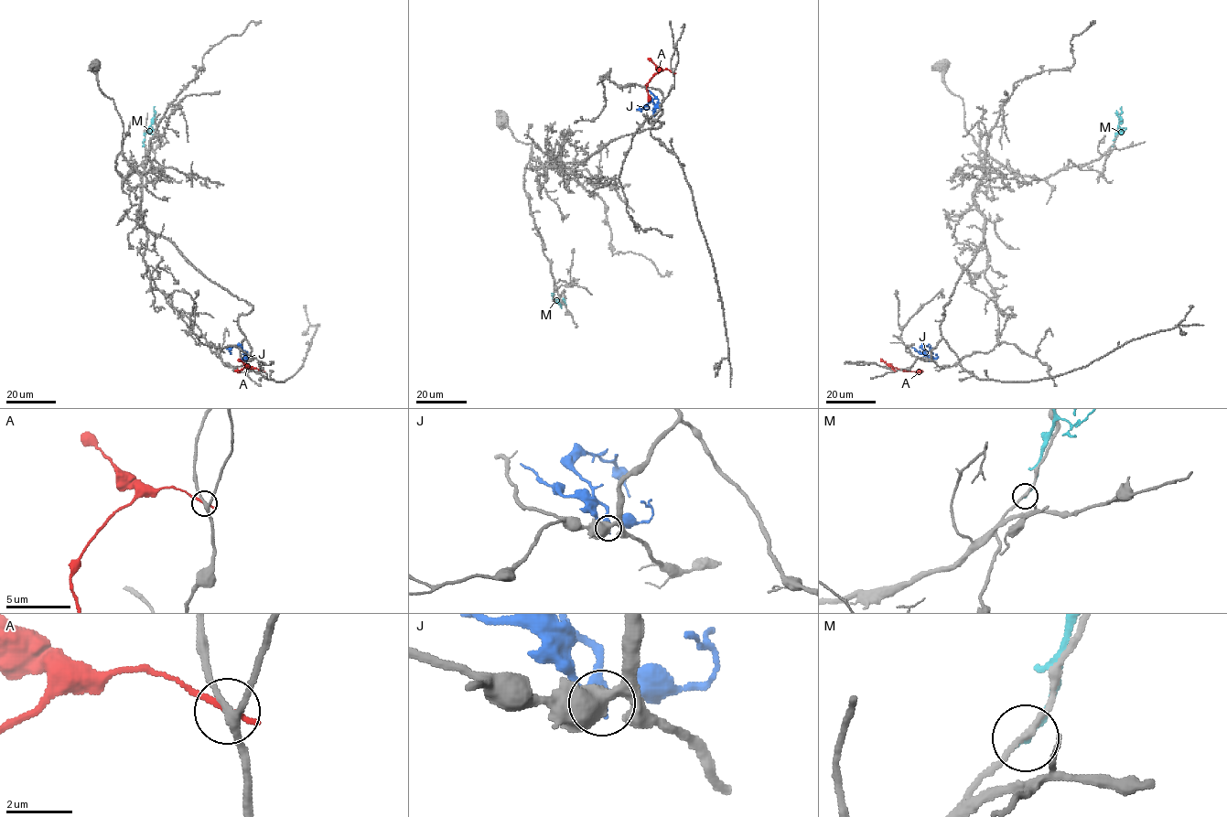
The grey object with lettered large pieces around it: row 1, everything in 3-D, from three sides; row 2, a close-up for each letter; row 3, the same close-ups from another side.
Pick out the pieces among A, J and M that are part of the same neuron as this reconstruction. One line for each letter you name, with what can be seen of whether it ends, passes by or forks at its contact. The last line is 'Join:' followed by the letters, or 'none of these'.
Join: none of these

